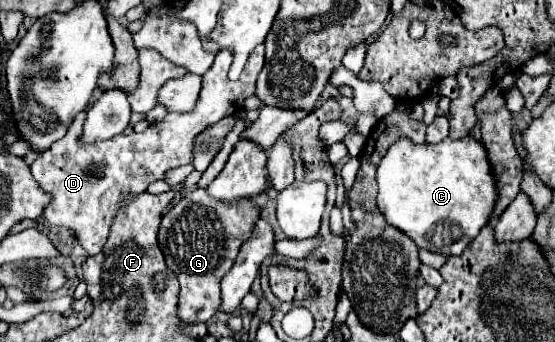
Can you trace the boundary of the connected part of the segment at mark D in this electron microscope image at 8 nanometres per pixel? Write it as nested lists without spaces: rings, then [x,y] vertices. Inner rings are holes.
[[[264,44],[256,46],[256,50],[250,54],[242,76],[236,82],[228,78],[232,58],[234,54],[230,50],[218,52],[214,66],[202,76],[204,84],[194,110],[168,114],[168,118],[164,118],[160,124],[150,124],[142,134],[118,134],[114,140],[110,138],[106,142],[96,142],[94,146],[82,146],[78,142],[78,134],[82,134],[86,112],[78,114],[66,136],[52,144],[52,148],[36,158],[30,166],[34,180],[46,194],[52,196],[52,202],[44,208],[44,218],[52,226],[70,228],[76,234],[78,244],[90,256],[98,254],[110,236],[112,222],[122,204],[144,192],[150,182],[162,180],[168,168],[190,164],[196,134],[200,134],[208,124],[236,114],[244,106],[240,100],[254,94],[256,78],[264,66]]]

